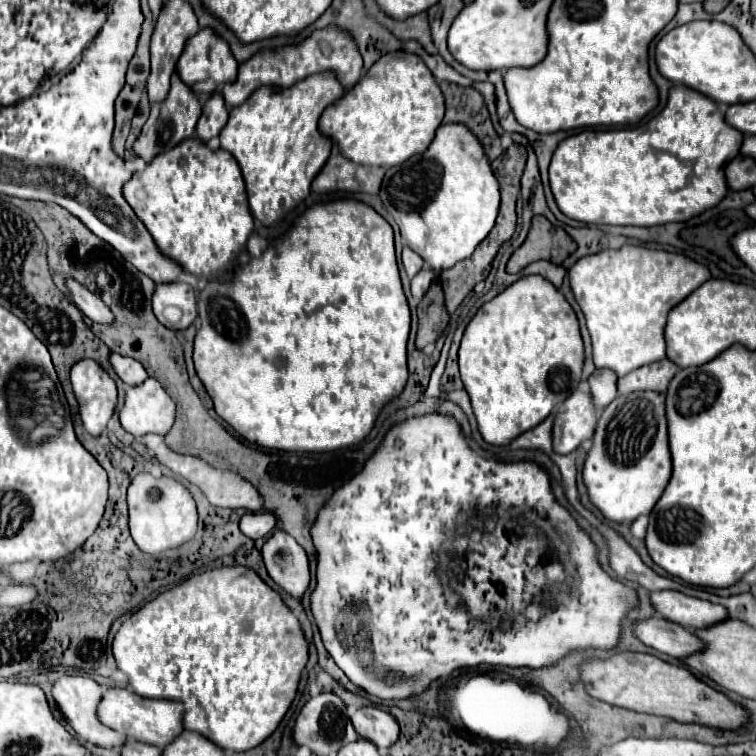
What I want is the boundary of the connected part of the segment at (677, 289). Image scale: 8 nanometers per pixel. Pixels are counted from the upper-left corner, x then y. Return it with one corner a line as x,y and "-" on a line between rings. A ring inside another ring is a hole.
623,245
621,249
605,249
595,255
581,257
571,269
571,289
577,303
581,305
587,321
587,329
593,341
593,361
597,367
613,369
619,377
659,361
667,355
665,351
665,323
667,313
679,305
687,295
691,295
699,285
703,285
711,273
705,265
687,259
679,253
669,253
661,249
647,249
641,245

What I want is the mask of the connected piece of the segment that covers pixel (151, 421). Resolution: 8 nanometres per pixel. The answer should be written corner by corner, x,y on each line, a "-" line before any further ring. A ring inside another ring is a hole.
157,379
125,389
125,403
119,411
121,425
135,439
147,433
167,435
175,423
175,403

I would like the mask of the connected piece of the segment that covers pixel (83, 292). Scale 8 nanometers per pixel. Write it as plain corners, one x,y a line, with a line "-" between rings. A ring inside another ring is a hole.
67,279
67,287
73,293
73,303
93,321
93,323
115,323
115,315
111,313
111,309
107,309
107,305
91,291
87,291
85,287
81,287
77,281

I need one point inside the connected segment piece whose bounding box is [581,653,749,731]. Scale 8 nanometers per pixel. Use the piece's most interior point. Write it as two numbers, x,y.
643,683

